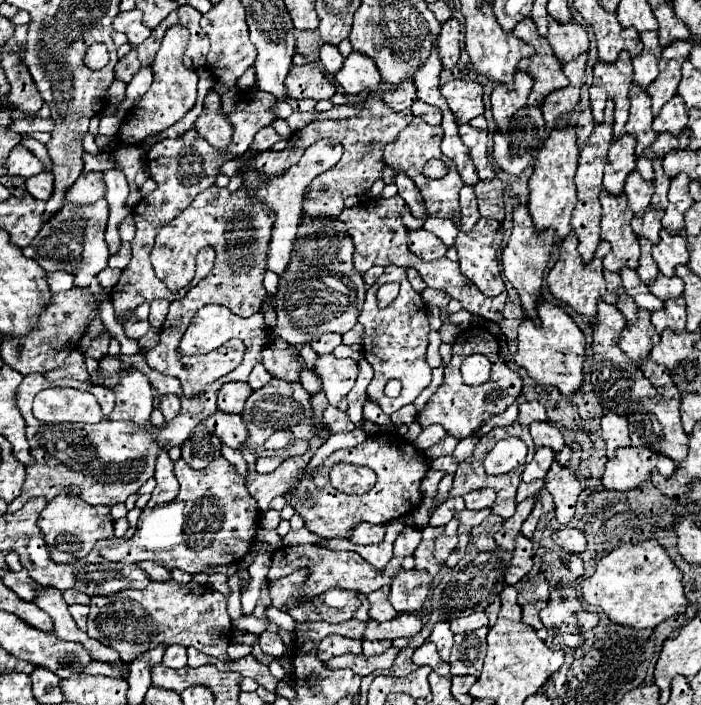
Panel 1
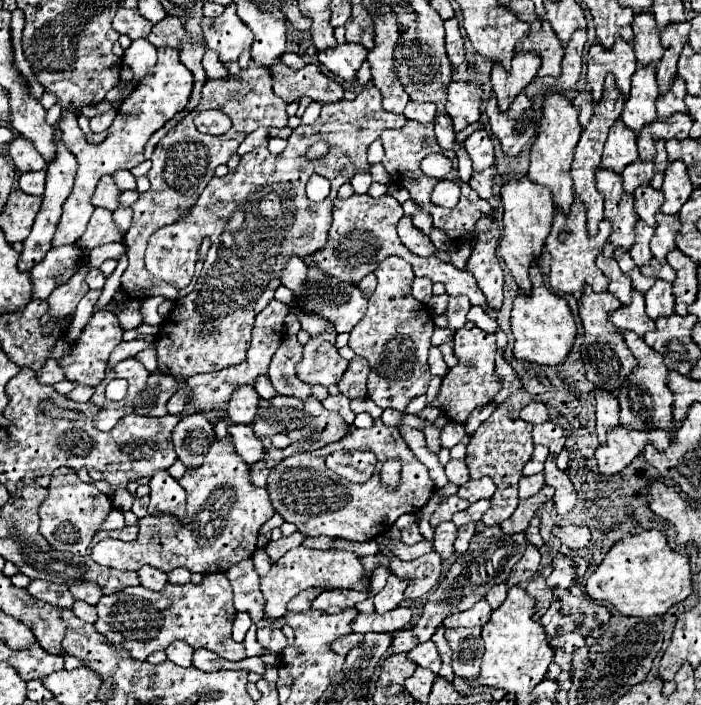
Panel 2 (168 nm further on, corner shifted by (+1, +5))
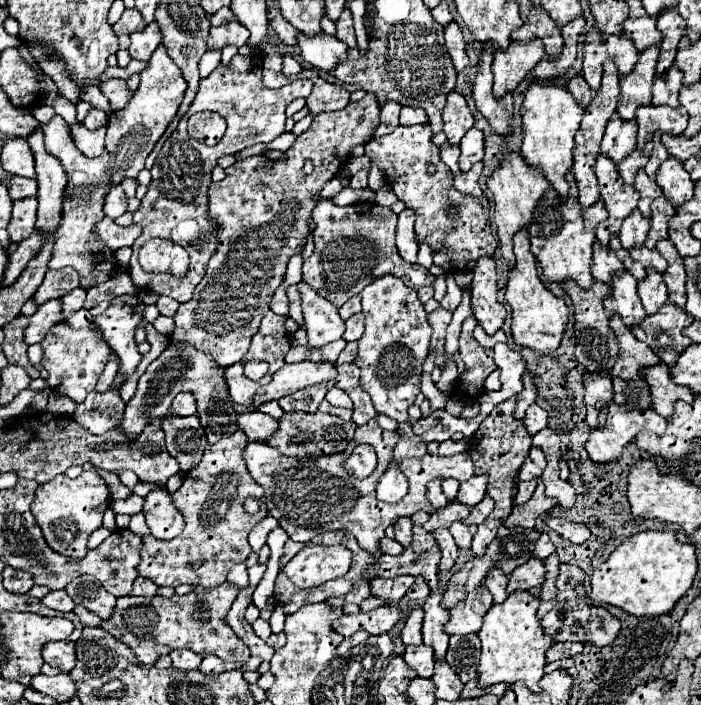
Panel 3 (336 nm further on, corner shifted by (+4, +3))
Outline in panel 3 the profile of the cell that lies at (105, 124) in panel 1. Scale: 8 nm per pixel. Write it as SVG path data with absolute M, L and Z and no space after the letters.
M91 108L89 114L83 120L83 126L87 126L89 130L97 130L97 128L101 128L105 124L107 124L107 116L105 116L103 110L97 110L97 108Z

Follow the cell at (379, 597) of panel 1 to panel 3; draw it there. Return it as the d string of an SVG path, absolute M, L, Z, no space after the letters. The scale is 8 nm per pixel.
M397 576L397 578L391 578L391 580L375 578L375 580L371 580L371 592L373 592L373 596L377 596L385 602L395 602L395 600L405 596L407 588L413 582L415 582L413 576Z

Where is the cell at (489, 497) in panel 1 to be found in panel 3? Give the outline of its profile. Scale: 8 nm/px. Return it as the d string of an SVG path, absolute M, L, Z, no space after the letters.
M471 476L467 482L461 482L459 492L457 492L457 502L475 506L487 492L487 478L481 476Z

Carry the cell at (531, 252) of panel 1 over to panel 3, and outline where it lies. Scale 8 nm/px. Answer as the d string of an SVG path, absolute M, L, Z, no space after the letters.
M511 152L509 156L505 156L499 164L499 168L487 178L487 188L493 194L493 202L495 202L495 226L497 226L497 240L503 252L503 258L509 266L515 264L515 254L513 254L513 236L521 230L527 228L531 224L533 218L533 210L539 202L539 198L543 196L543 192L547 190L549 182L543 176L543 172L539 168L533 168L525 162L525 158L521 158L519 152Z

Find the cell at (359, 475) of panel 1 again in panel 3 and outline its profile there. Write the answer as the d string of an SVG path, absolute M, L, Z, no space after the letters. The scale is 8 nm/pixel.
M367 444L363 446L357 446L353 450L353 454L345 460L345 470L353 476L353 478L367 478L375 466L377 466L377 456L375 456L375 450Z

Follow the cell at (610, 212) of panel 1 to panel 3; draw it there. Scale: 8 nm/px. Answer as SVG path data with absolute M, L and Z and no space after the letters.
M599 154L595 170L601 198L609 212L609 218L597 226L597 240L601 246L605 246L609 244L609 238L613 234L619 234L621 222L631 214L631 210L637 208L639 192L619 178L615 162L611 162L611 158L607 158L605 154Z

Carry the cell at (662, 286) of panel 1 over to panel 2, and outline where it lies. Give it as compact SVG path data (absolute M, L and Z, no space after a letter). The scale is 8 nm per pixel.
M652 260L650 264L642 266L640 272L650 278L658 278L658 280L666 280L666 282L674 282L674 276L676 276L676 272L670 268L670 264L660 264L658 260Z

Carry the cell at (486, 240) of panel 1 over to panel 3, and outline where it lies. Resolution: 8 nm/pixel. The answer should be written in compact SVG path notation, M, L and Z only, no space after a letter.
M479 258L473 270L471 284L471 308L473 316L479 320L487 334L495 334L505 322L505 308L497 302L497 270L493 258Z

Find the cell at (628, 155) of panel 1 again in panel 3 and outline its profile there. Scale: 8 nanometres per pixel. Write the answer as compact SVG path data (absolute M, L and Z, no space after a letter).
M613 114L605 128L605 136L601 142L601 152L607 154L615 164L629 156L637 146L637 122L623 120L619 114Z

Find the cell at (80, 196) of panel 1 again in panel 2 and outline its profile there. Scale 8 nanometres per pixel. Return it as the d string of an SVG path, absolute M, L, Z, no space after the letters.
M102 176L102 180L98 182L98 186L94 190L94 196L90 200L94 206L102 206L102 208L108 208L110 212L114 212L118 208L118 194L120 194L120 190L116 188L112 176Z

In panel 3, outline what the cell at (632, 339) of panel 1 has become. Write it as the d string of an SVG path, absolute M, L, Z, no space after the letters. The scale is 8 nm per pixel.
M627 270L613 274L611 296L607 296L603 304L609 314L619 314L629 328L633 326L633 322L643 320L643 316L647 316L643 310L643 304L639 302L637 280Z

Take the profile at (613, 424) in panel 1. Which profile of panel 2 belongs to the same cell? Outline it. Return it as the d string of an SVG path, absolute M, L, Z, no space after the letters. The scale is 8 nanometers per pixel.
M596 390L596 434L600 438L600 444L606 442L608 430L620 424L618 418L620 418L618 400L610 392Z

